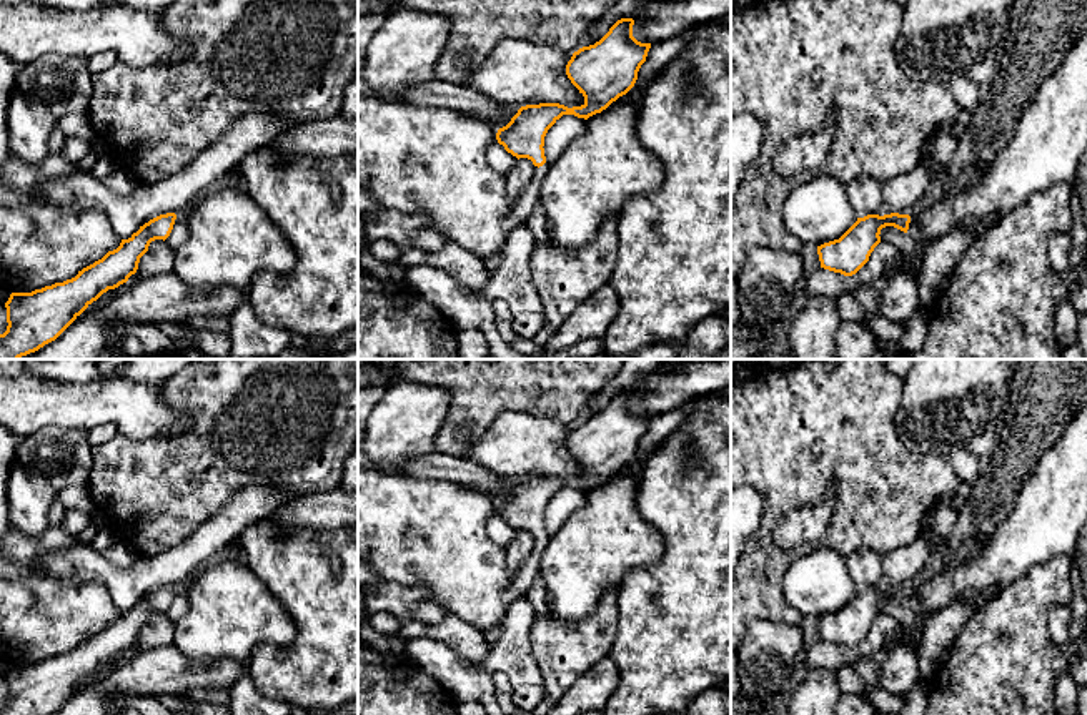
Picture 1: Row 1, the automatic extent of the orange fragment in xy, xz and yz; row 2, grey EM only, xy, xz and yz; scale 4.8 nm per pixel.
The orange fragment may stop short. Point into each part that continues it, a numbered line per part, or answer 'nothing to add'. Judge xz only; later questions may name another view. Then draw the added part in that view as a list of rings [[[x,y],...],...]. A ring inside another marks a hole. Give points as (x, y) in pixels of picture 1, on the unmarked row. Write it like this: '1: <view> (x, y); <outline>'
1: xz (530, 569); [[[546,534],[543,539],[534,539],[534,547],[531,555],[526,559],[526,562],[521,565],[514,582],[503,590],[503,604],[508,607],[513,600],[524,595],[526,590],[533,585],[536,575],[541,570],[541,559],[543,552],[546,550],[546,545],[549,542],[549,535]]]

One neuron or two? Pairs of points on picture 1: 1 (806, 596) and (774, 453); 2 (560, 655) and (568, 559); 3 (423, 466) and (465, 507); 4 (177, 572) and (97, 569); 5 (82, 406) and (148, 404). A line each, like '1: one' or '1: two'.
1: two
2: two
3: two
4: one
5: one

